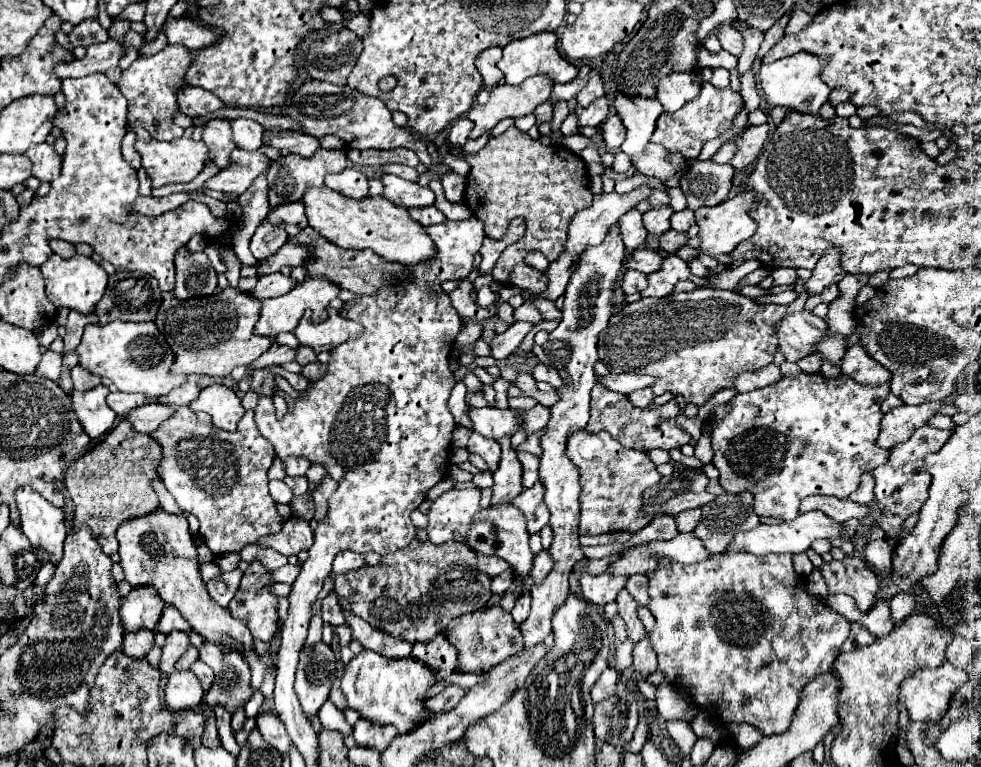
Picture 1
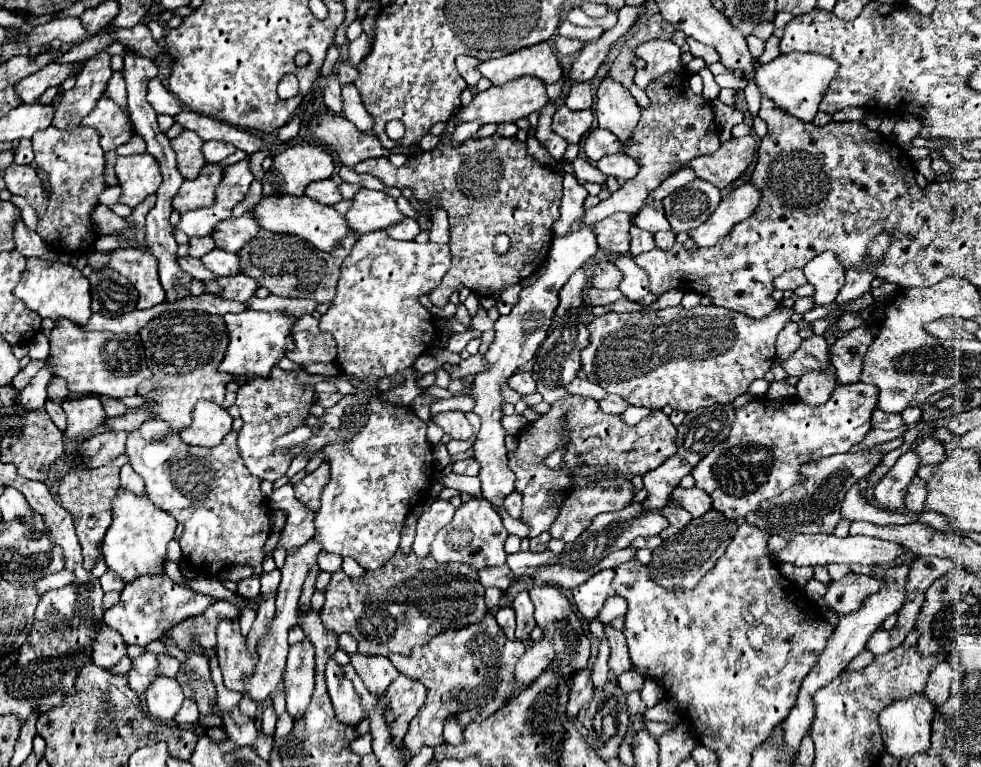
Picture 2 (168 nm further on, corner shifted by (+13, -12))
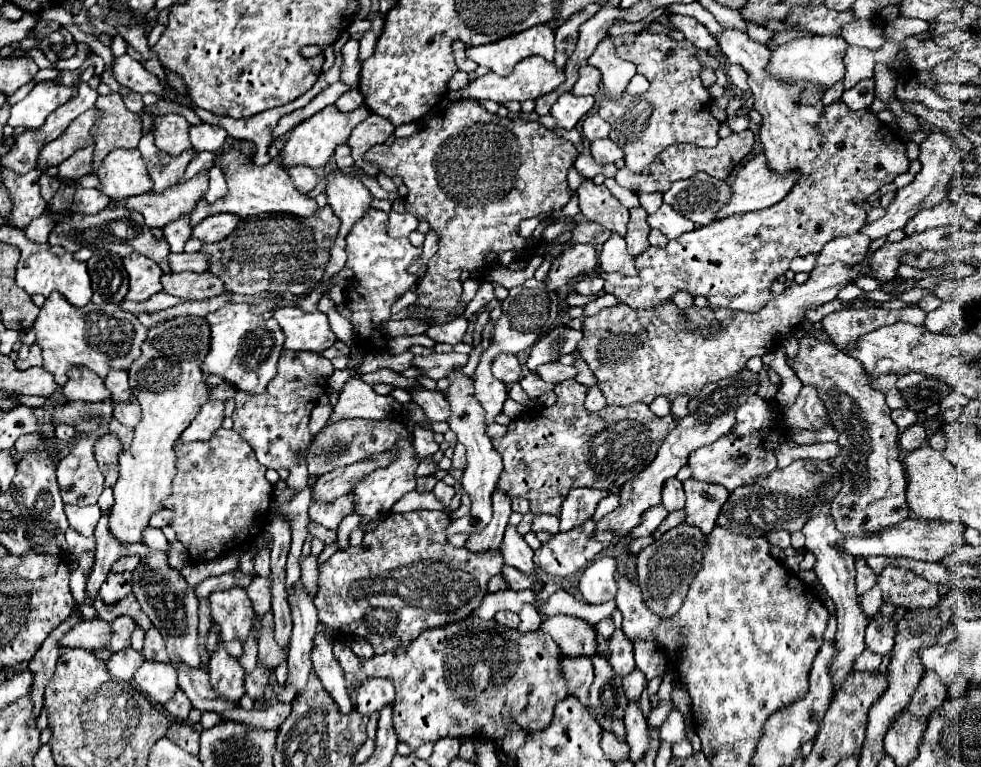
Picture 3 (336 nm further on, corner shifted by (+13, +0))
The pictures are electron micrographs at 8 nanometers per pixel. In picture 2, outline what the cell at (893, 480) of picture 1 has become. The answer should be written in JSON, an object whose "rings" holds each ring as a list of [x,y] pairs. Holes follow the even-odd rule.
{"rings":[[[909,449],[897,459],[893,469],[875,485],[873,497],[881,509],[889,509],[889,511],[905,509],[907,487],[911,485],[913,477],[917,475],[919,463],[921,463],[921,459],[915,453],[915,449]]]}

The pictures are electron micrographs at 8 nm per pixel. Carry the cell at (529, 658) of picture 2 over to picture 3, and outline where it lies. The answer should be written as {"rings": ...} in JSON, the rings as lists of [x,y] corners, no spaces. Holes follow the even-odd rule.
{"rings":[[[555,615],[555,617],[545,619],[541,629],[543,633],[557,639],[559,649],[569,657],[581,657],[581,655],[591,657],[597,651],[595,627],[579,617]]]}

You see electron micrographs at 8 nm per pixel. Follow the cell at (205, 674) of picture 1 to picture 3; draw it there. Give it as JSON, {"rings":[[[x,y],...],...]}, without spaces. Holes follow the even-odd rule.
{"rings":[[[177,691],[173,695],[173,699],[169,699],[169,703],[165,703],[165,709],[169,715],[173,715],[177,719],[187,719],[187,715],[191,711],[191,701],[187,699],[187,695],[183,691]]]}

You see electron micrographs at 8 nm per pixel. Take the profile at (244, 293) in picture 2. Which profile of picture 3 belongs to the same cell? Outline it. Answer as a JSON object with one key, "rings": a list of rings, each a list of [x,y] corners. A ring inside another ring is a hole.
{"rings":[[[163,273],[163,291],[183,301],[203,301],[223,295],[223,281],[211,273]]]}

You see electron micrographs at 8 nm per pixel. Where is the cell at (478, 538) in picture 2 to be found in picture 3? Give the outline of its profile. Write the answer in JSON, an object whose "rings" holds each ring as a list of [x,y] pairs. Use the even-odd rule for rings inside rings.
{"rings":[[[459,367],[459,371],[451,371],[451,375],[447,375],[449,379],[449,389],[445,393],[445,397],[449,399],[449,407],[451,407],[451,419],[447,419],[451,431],[457,433],[459,443],[463,443],[467,447],[467,467],[463,471],[461,477],[461,485],[465,489],[465,493],[471,497],[471,513],[463,519],[453,521],[447,527],[447,535],[453,533],[479,533],[483,531],[483,527],[491,521],[491,495],[495,491],[495,483],[499,481],[499,475],[503,471],[503,459],[501,455],[493,449],[491,439],[485,435],[485,425],[483,425],[483,407],[477,403],[477,399],[471,395],[471,377],[463,373],[463,369]]]}

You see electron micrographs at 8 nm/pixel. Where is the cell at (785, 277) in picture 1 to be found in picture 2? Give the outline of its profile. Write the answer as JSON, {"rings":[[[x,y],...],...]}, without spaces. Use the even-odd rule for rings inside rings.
{"rings":[[[795,269],[795,271],[787,271],[781,277],[777,277],[775,279],[775,289],[779,289],[779,291],[795,291],[803,283],[807,283],[803,271]]]}

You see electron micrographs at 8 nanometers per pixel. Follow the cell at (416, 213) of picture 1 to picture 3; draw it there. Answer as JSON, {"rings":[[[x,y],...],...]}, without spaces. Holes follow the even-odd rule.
{"rings":[[[389,213],[389,235],[393,239],[401,239],[401,237],[409,237],[409,233],[417,231],[419,221],[411,215],[411,213]]]}

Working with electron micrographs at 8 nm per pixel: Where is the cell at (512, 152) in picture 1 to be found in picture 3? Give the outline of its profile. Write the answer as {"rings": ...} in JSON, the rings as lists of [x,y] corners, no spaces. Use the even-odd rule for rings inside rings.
{"rings":[[[459,99],[459,103],[449,103],[447,105],[447,111],[443,111],[441,115],[433,115],[429,117],[427,125],[423,125],[415,135],[411,137],[405,137],[405,139],[397,139],[393,145],[375,145],[367,151],[367,159],[369,161],[375,161],[381,171],[389,177],[393,175],[399,175],[403,179],[403,183],[407,185],[409,193],[405,197],[405,211],[415,215],[419,221],[427,221],[431,225],[431,229],[439,235],[439,251],[431,257],[429,261],[429,269],[427,269],[427,275],[423,277],[423,281],[419,281],[417,285],[417,301],[413,303],[415,307],[419,307],[421,311],[413,313],[411,317],[427,323],[427,325],[445,325],[453,319],[457,319],[459,315],[464,313],[464,309],[461,304],[462,294],[462,282],[459,277],[463,271],[469,271],[469,273],[481,273],[481,271],[489,271],[495,267],[495,259],[503,253],[503,251],[509,251],[509,249],[515,249],[519,257],[529,257],[533,251],[535,251],[535,241],[533,239],[523,239],[519,235],[519,223],[523,219],[529,219],[529,217],[539,217],[539,215],[549,215],[553,211],[559,211],[567,205],[569,201],[569,193],[567,193],[567,171],[573,167],[575,159],[579,157],[579,151],[575,149],[575,145],[567,139],[563,139],[561,135],[557,135],[555,131],[549,131],[547,127],[543,127],[539,121],[523,121],[523,119],[509,119],[509,117],[497,117],[497,115],[491,115],[487,113],[487,109],[481,105],[481,103],[475,103],[473,99]],[[513,163],[519,163],[519,167],[515,169],[513,173]],[[441,303],[441,305],[439,305]]]}

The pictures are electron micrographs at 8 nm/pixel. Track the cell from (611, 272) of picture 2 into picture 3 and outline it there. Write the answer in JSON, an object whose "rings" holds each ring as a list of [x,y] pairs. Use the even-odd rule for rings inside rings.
{"rings":[[[573,245],[569,249],[563,251],[563,255],[559,255],[553,263],[551,269],[547,273],[547,287],[551,287],[551,291],[557,291],[559,287],[565,285],[567,279],[573,279],[577,275],[589,275],[593,273],[597,267],[597,253],[593,245]]]}

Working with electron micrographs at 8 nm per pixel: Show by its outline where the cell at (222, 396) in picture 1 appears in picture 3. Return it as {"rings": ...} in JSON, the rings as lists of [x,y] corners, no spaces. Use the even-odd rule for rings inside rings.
{"rings":[[[207,401],[197,417],[191,421],[191,425],[183,431],[179,437],[181,443],[193,443],[193,441],[207,441],[213,437],[213,433],[223,423],[223,401]]]}

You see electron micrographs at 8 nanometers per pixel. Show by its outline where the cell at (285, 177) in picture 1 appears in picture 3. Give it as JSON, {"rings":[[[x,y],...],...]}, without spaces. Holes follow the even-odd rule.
{"rings":[[[327,105],[323,111],[319,111],[317,115],[313,115],[311,119],[299,123],[291,133],[289,133],[289,141],[283,147],[283,167],[293,167],[293,165],[307,165],[307,167],[323,167],[327,165],[329,157],[333,155],[335,147],[339,143],[345,143],[351,135],[351,131],[363,121],[367,119],[367,115],[371,115],[371,111],[367,111],[365,107],[359,107],[351,113],[341,113],[335,105]]]}

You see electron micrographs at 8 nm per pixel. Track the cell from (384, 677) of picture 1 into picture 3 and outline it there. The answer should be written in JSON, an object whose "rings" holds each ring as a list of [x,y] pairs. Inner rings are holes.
{"rings":[[[319,623],[315,639],[313,639],[313,651],[311,651],[313,669],[311,671],[323,683],[325,691],[335,699],[339,709],[343,713],[351,713],[353,707],[351,707],[351,699],[349,699],[347,689],[345,689],[343,669],[339,667],[339,661],[333,657],[331,643],[333,643],[333,639],[329,635],[325,635],[325,625]]]}

